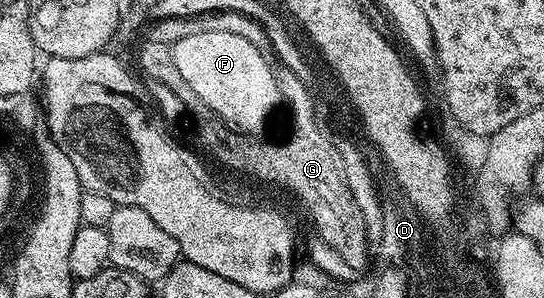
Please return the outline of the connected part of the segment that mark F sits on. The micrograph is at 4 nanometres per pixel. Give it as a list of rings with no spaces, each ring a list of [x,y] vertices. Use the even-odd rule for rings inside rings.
[[[207,27],[200,34],[186,35],[172,44],[174,67],[182,79],[194,87],[194,95],[201,106],[213,109],[215,116],[225,125],[243,134],[259,134],[260,128],[282,105],[273,66],[268,65],[258,47],[249,40],[229,32],[215,32]]]

